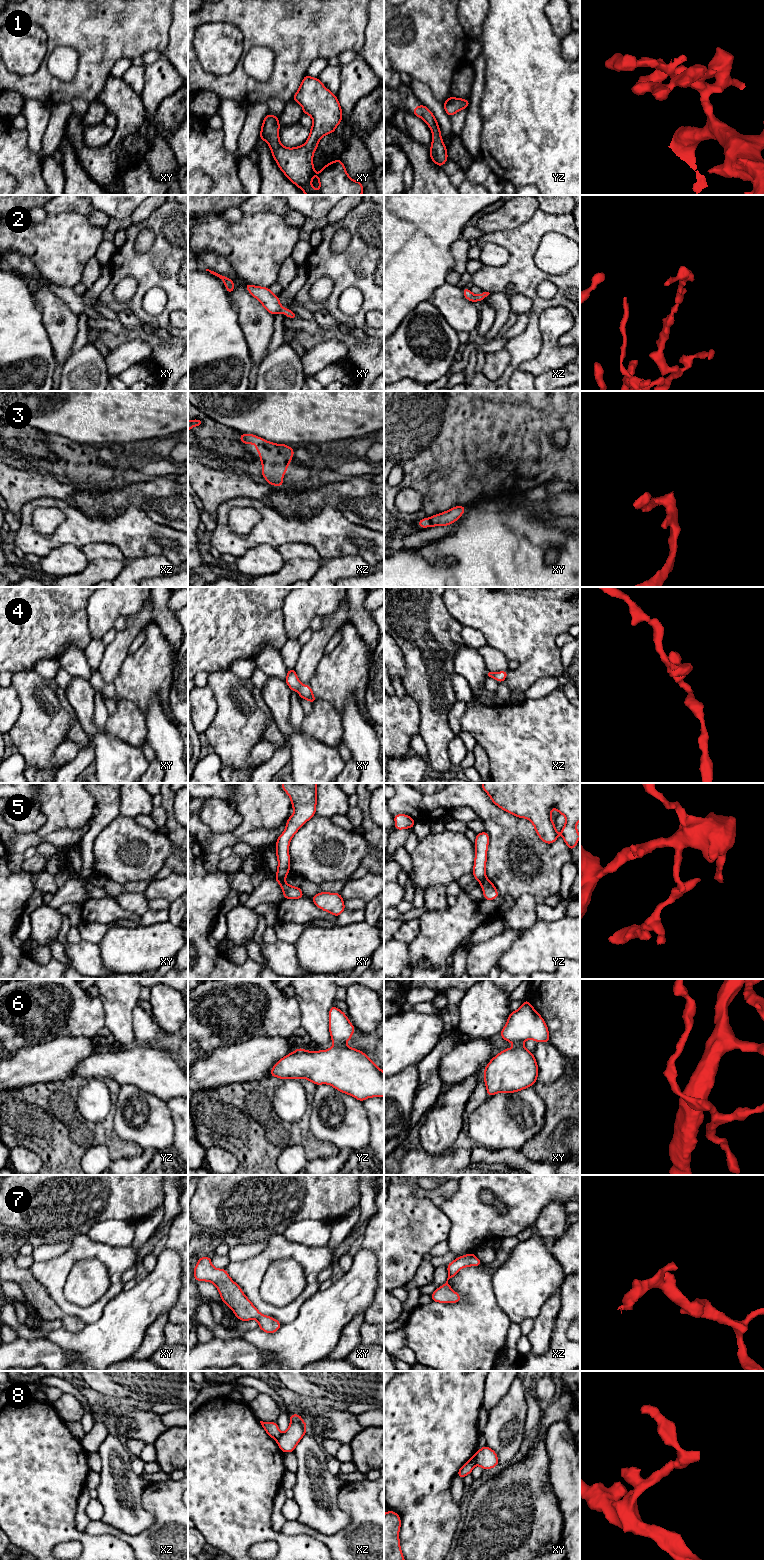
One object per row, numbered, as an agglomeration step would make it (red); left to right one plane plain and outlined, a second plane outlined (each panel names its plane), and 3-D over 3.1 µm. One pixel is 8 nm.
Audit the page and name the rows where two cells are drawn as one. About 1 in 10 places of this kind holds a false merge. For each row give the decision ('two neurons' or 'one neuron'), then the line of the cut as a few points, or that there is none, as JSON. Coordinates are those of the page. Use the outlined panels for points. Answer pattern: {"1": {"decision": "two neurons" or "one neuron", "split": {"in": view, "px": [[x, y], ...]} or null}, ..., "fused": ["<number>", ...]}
{"1": {"decision": "one neuron", "split": null}, "2": {"decision": "one neuron", "split": null}, "3": {"decision": "one neuron", "split": null}, "4": {"decision": "one neuron", "split": null}, "5": {"decision": "two neurons", "split": {"in": "yz", "px": [[486, 878], [480, 884]]}}, "6": {"decision": "two neurons", "split": {"in": "yz", "px": [[335, 1044], [344, 1045]]}}, "7": {"decision": "one neuron", "split": null}, "8": {"decision": "two neurons", "split": {"in": "xy", "px": [[473, 1456], [475, 1464]]}}, "fused": ["5", "6", "8"]}

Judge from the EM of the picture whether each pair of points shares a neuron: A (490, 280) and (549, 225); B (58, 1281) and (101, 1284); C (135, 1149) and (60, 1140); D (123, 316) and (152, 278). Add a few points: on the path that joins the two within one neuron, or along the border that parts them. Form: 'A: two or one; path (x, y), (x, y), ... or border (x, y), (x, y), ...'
A: one; path (506, 271), (522, 255), (522, 248), (533, 237)
B: two; border (77, 1261), (64, 1289), (64, 1295), (73, 1304)
C: one; path (116, 1145), (109, 1138), (79, 1138)
D: two; border (118, 312), (129, 310), (144, 323)

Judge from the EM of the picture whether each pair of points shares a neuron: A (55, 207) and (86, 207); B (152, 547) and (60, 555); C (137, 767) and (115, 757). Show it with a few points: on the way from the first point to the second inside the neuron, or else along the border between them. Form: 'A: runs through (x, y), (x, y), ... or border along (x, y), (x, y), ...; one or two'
A: runs through (63, 205), (78, 205); one
B: border along (57, 546), (72, 544), (80, 549); two
C: runs through (132, 760), (130, 754), (122, 757); one

